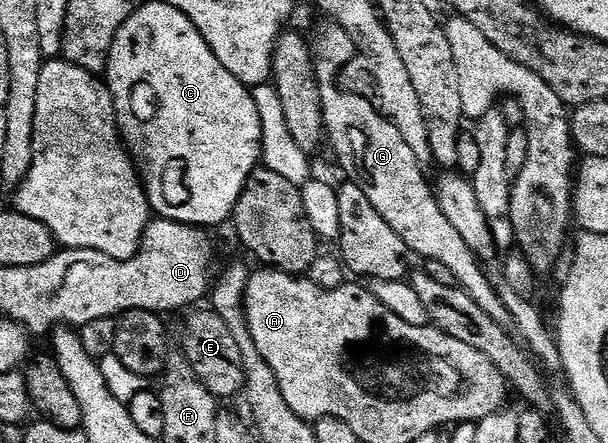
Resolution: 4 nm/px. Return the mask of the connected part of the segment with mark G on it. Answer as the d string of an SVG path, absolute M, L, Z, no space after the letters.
M329 19L323 20L323 22L318 29L318 38L312 41L315 60L314 74L318 76L324 133L328 138L328 145L330 141L331 147L334 148L334 153L338 156L343 171L350 176L347 178L353 184L358 185L360 191L364 191L364 195L368 195L368 203L372 203L372 207L376 207L376 211L380 211L380 219L384 219L384 223L388 223L388 227L392 227L392 231L396 231L396 235L400 235L400 239L413 256L415 253L416 256L422 257L421 259L426 261L446 264L452 271L452 275L456 275L457 288L464 290L472 299L472 303L476 303L476 307L480 307L480 311L484 311L484 315L491 317L497 325L509 326L511 324L509 311L501 301L495 282L490 282L489 277L482 271L483 262L473 253L472 248L464 243L460 232L452 227L447 216L444 215L444 211L441 210L440 203L435 197L435 190L432 188L431 182L426 182L426 177L422 174L423 162L418 160L412 147L408 147L408 143L404 143L400 131L396 131L393 123L387 117L382 116L376 107L372 107L372 103L368 99L364 99L356 91L351 91L349 88L347 88L348 90L341 89L338 86L338 76L341 75L342 68L353 57L356 57L356 50L348 31L344 31L344 27L340 27L335 21Z

